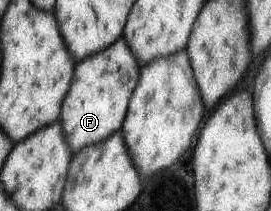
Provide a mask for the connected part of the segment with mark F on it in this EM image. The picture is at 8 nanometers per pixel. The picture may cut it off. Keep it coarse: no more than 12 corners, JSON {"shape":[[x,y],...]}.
{"shape":[[122,36],[76,65],[60,115],[76,155],[121,129],[139,73]]}

